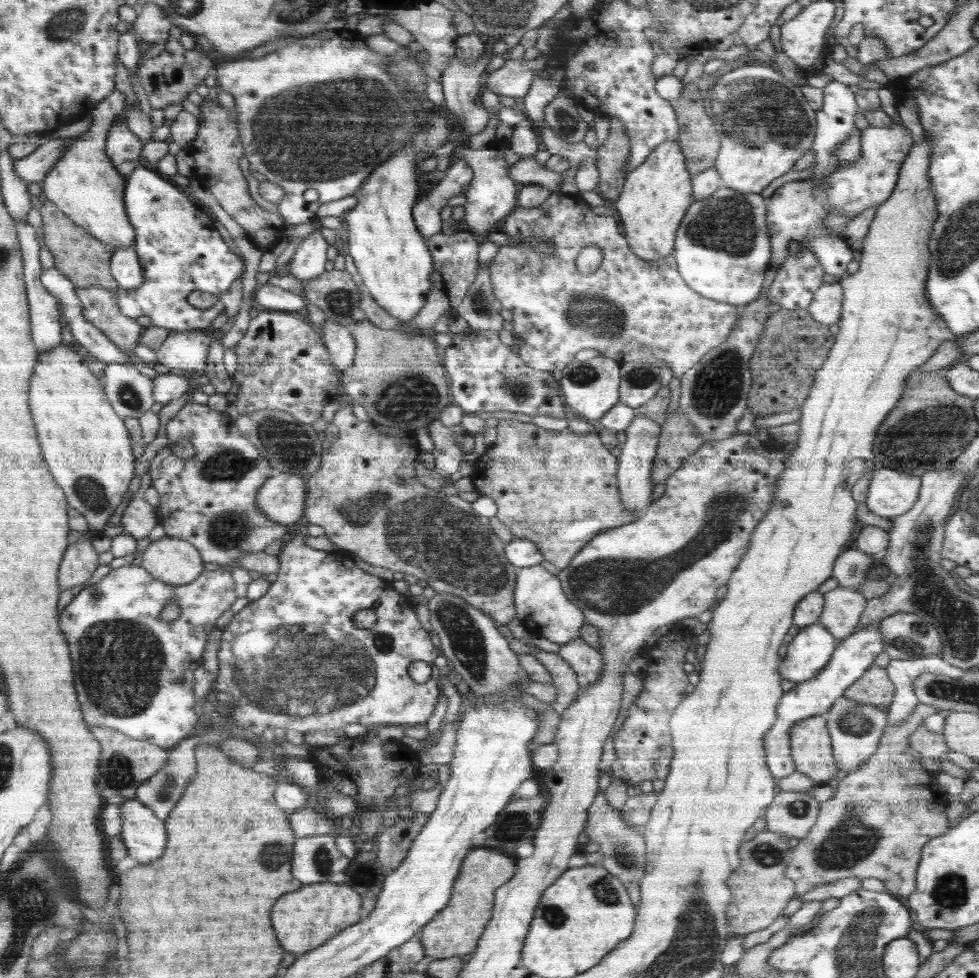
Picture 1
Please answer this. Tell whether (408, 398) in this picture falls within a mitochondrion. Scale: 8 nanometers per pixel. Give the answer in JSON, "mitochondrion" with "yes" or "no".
{"mitochondrion":"yes"}

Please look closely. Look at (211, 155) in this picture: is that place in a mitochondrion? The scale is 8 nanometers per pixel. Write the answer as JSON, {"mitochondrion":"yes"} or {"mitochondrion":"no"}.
{"mitochondrion":"no"}

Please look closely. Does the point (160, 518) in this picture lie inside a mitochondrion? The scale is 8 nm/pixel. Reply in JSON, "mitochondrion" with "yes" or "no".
{"mitochondrion":"no"}

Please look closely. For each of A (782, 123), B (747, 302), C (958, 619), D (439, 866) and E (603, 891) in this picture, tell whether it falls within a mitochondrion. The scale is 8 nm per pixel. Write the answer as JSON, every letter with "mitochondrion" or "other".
{"A":"mitochondrion","B":"other","C":"mitochondrion","D":"other","E":"mitochondrion"}

